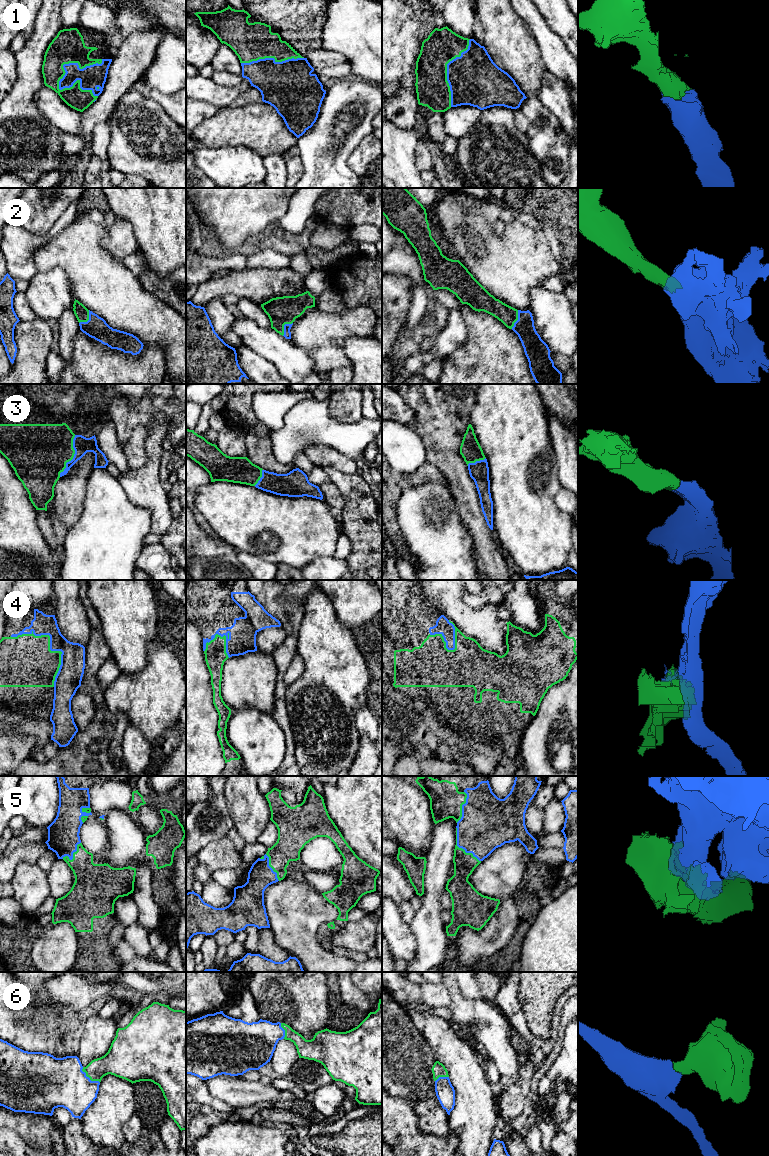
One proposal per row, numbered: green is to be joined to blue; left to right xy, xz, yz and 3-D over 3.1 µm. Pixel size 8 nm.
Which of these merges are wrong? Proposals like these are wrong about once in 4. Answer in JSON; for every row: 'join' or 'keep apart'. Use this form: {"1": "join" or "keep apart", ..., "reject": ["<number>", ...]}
{"1": "join", "2": "join", "3": "join", "4": "keep apart", "5": "keep apart", "6": "join", "reject": ["4", "5"]}

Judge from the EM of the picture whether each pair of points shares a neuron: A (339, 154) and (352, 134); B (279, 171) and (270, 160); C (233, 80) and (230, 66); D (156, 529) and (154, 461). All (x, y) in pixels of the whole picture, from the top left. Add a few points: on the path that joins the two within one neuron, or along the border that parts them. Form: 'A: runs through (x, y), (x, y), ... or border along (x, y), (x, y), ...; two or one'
A: runs through (339, 149), (347, 139); one
B: runs through (276, 168), (273, 163); one
C: border along (214, 70), (227, 70), (241, 76); two
D: runs through (157, 512), (157, 502), (152, 496), (152, 478); one

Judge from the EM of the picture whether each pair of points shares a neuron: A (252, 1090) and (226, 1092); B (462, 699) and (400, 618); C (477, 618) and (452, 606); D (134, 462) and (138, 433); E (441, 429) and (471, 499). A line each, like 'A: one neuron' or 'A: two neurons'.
A: one neuron
B: one neuron
C: one neuron
D: one neuron
E: one neuron

